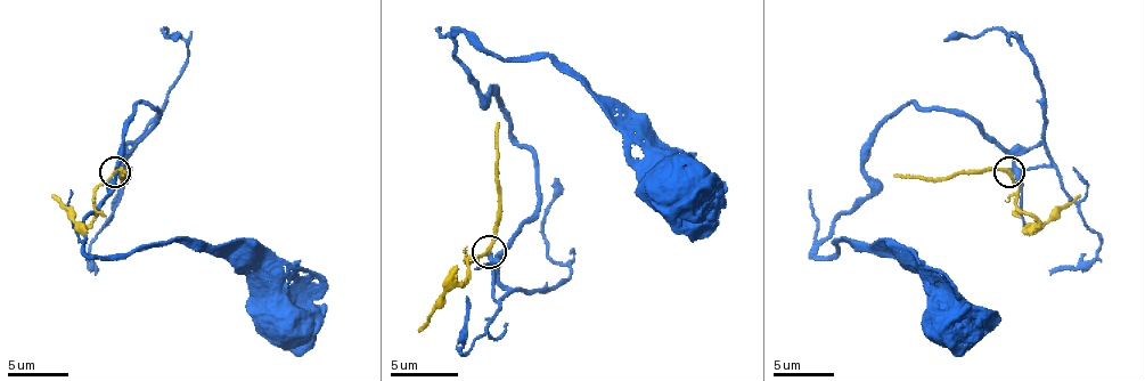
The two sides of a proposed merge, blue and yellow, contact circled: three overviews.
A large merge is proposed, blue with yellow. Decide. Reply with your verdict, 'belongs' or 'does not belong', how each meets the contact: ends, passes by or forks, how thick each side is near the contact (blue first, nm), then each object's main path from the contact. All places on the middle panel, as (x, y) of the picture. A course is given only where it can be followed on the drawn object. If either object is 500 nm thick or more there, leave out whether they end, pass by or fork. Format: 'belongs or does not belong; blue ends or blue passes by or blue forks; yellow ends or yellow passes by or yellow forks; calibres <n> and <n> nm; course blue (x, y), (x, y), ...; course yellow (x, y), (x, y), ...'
belongs; blue forks; yellow passes by; calibres 220 and 180 nm; course blue (489, 252), (537, 208), (533, 154), (456, 58), (459, 31), (503, 58), (547, 55), (673, 175); course yellow (489, 252), (468, 262), (465, 259), (459, 286), (449, 290), (418, 331)

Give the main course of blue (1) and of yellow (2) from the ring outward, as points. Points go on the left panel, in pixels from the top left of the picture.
1: (115, 172), (155, 108), (128, 123), (88, 254), (191, 242), (252, 269), (279, 315)
2: (115, 172), (97, 187), (88, 224), (79, 224), (51, 194)

